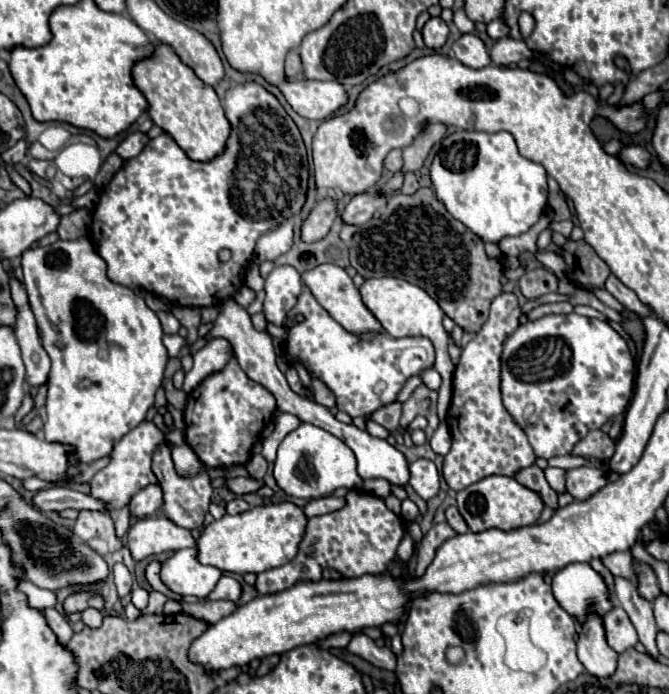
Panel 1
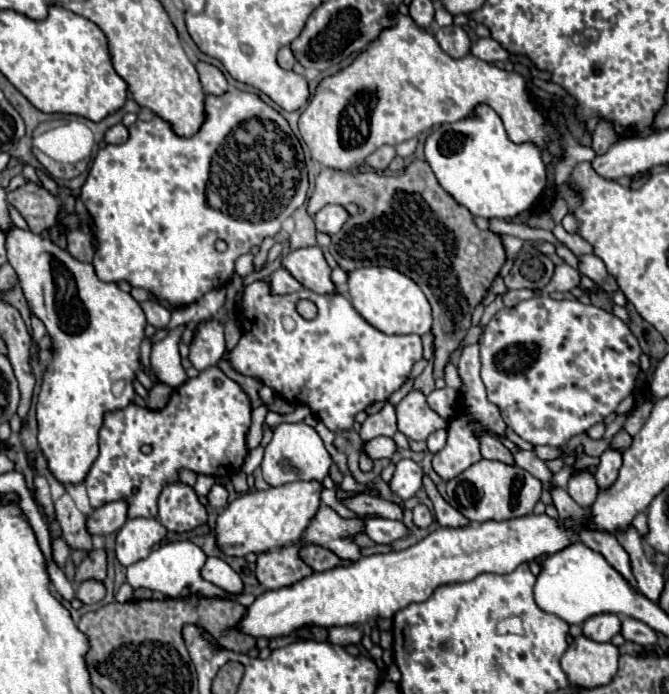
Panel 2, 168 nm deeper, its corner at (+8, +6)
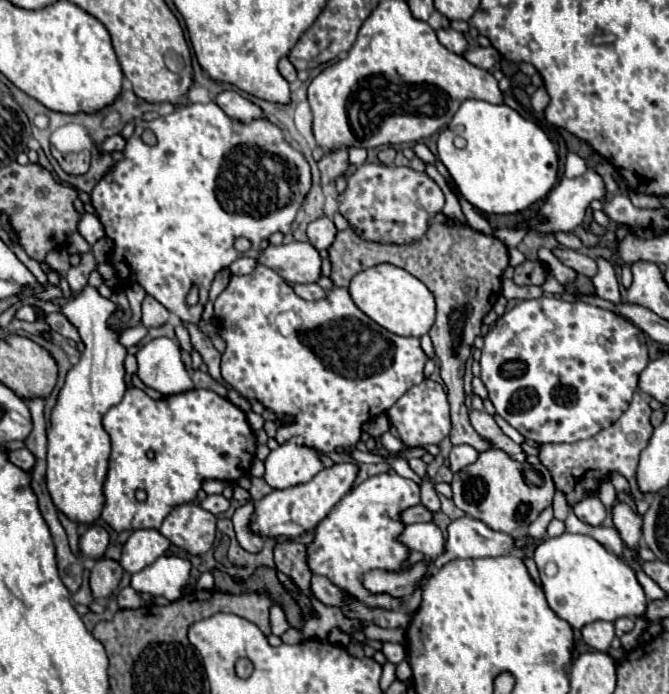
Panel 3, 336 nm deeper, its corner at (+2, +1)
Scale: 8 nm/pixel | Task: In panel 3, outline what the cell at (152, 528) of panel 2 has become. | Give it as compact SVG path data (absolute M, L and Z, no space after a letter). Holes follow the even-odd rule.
M138 529L124 543L120 565L128 573L142 571L144 567L152 565L160 555L164 555L168 547L170 547L170 541L160 531Z

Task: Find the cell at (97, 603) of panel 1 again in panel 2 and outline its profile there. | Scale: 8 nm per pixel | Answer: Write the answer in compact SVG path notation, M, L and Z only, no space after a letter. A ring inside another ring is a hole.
M104 548L90 550L88 556L76 568L76 584L84 582L88 578L94 578L94 580L106 578L106 550Z

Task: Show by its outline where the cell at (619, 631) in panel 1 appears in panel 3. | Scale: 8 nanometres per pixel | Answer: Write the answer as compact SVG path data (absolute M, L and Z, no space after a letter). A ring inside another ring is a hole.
M588 623L586 627L582 627L582 639L586 645L598 651L608 651L614 639L614 623Z

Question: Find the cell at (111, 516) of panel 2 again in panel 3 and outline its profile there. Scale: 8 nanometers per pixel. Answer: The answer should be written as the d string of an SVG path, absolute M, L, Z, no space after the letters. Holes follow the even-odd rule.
M90 525L86 533L80 537L80 551L86 557L100 559L110 543L110 535L102 525Z

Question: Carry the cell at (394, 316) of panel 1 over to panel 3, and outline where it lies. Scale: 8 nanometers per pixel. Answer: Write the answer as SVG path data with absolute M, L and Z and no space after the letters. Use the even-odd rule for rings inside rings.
M382 263L366 271L360 271L350 281L348 291L362 313L366 313L372 321L376 321L380 327L384 327L394 335L422 337L434 325L434 313L436 313L434 295L428 291L428 287L420 279L416 279L408 271L394 267L390 263Z

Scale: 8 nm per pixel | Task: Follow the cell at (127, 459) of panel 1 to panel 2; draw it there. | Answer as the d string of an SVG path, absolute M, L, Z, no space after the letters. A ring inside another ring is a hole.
M210 366L202 370L196 378L190 378L182 386L178 386L172 392L166 408L162 410L148 410L130 402L126 408L104 414L104 422L100 428L100 458L96 458L84 480L90 496L90 506L100 508L108 502L124 500L128 502L128 520L138 516L156 518L156 502L162 488L168 482L178 482L178 472L182 468L212 478L232 476L242 468L248 454L246 434L250 428L250 412L252 406L244 390L228 376L224 376L216 366ZM216 380L222 380L222 384L218 386ZM146 446L150 446L148 454Z

